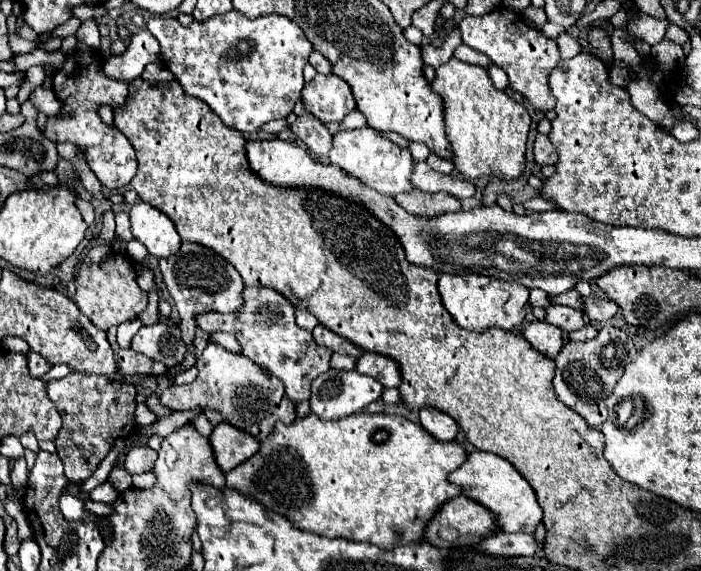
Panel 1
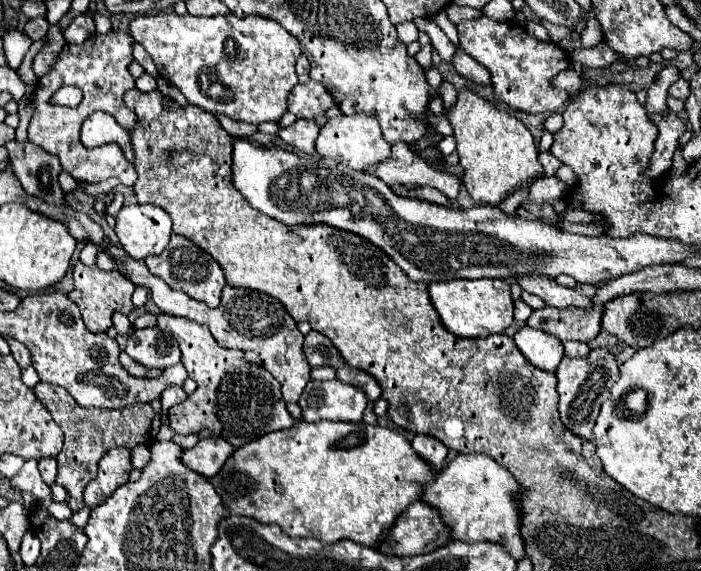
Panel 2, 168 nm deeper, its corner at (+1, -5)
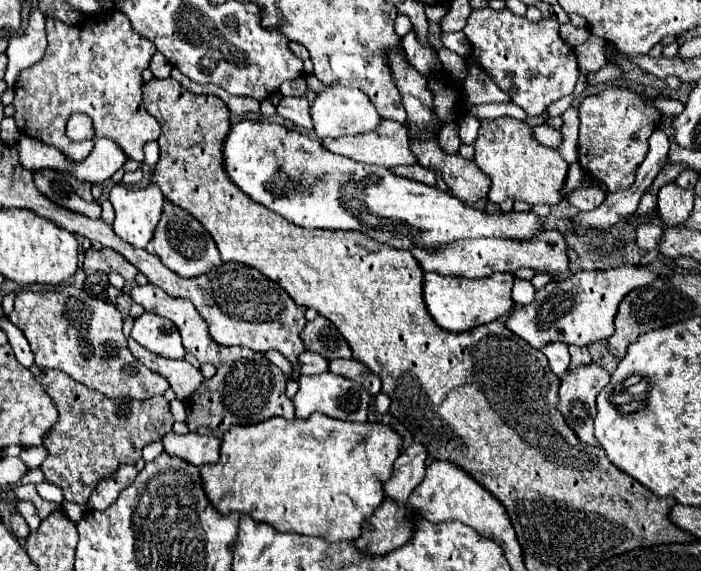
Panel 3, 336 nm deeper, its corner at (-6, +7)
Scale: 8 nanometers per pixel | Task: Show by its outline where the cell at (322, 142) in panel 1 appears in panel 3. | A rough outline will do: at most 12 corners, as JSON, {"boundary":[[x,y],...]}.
{"boundary":[[283,98],[281,118],[311,132],[311,104],[307,98]]}

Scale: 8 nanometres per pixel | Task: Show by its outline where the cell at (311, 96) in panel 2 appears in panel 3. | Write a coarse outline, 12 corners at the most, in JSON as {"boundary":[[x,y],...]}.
{"boundary":[[301,76],[283,84],[283,96],[301,98],[307,92],[307,80]]}

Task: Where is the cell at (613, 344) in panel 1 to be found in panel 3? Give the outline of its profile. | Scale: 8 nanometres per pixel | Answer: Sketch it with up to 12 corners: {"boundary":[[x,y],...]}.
{"boundary":[[597,362],[561,376],[559,410],[597,444],[595,398],[611,374]]}

